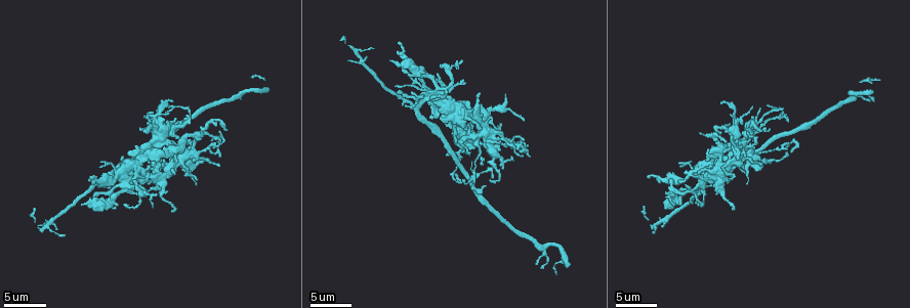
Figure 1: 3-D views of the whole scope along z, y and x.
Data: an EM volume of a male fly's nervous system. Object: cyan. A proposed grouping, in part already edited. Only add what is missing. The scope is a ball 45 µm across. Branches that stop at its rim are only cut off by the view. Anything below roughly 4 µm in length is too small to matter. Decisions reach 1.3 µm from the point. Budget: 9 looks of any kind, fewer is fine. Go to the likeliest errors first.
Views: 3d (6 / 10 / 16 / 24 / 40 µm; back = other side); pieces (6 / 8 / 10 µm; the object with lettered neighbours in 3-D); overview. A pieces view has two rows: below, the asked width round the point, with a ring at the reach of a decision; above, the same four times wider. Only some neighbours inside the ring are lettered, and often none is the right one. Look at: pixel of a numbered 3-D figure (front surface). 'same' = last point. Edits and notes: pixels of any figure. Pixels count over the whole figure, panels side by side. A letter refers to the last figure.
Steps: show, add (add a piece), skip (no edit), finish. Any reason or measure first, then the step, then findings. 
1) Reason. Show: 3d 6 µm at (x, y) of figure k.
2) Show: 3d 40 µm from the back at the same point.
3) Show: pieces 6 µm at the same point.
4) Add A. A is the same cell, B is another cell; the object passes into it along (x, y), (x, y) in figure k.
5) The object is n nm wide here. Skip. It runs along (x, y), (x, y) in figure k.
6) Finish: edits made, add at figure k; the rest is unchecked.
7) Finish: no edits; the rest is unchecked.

Tapers out. Show: pieces 10 µm at (529, 156) of figure 1.

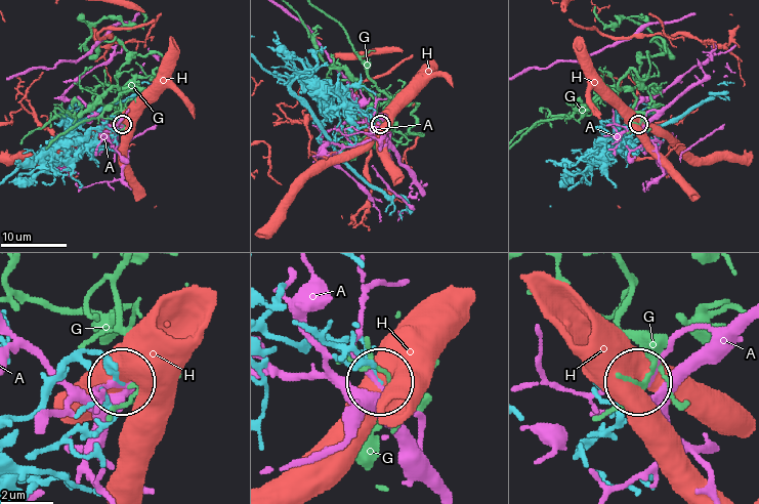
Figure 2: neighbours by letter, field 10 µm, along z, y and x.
Skip. A, G and H are other cells; none of them fits.

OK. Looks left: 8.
Thin end. Show: 3d 10 µm at (461, 183) of figure 1.

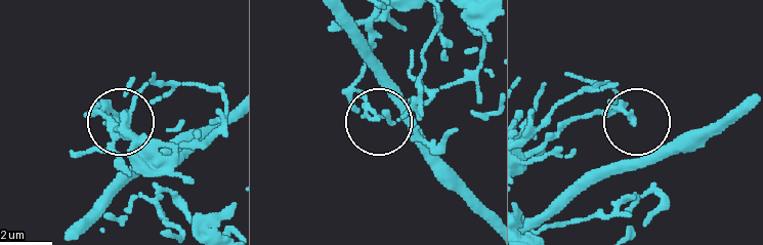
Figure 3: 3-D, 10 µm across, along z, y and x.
Show: pieces 10 µm at (376, 117) of figure 3.

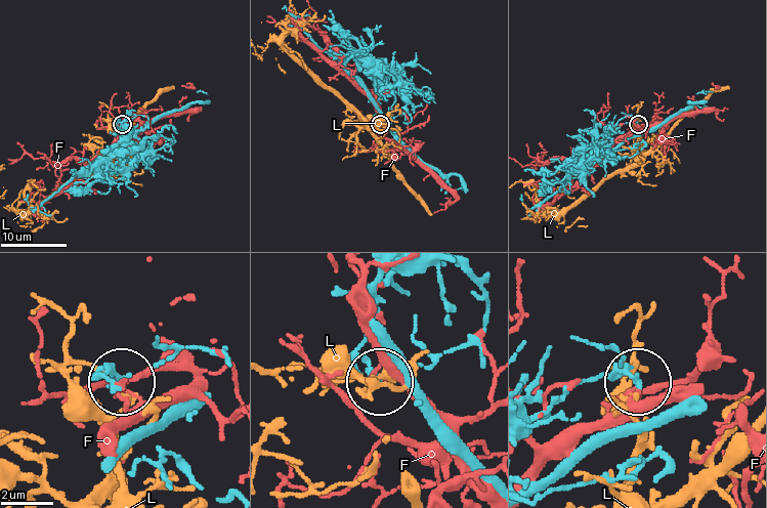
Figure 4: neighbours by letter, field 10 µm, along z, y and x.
Skip. F and L are other cells; no lettered piece goes on from it.

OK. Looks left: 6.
Thin end. Show: pieces 10 µm at (464, 83) of figure 1.

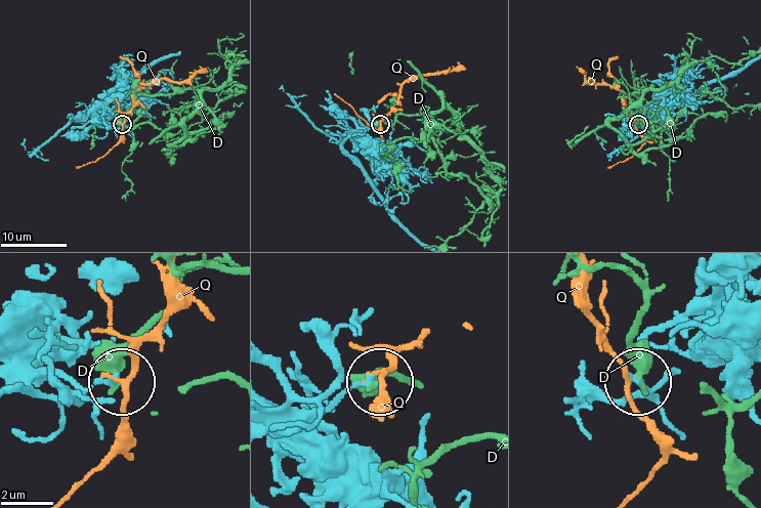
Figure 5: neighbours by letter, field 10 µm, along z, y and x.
The object is 170 nm wide here. Skip. D and Q are other cells; no lettered piece goes on from it.

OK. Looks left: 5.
Branch stops here. Show: pieces 8 µm at (400, 43) of figure 1.

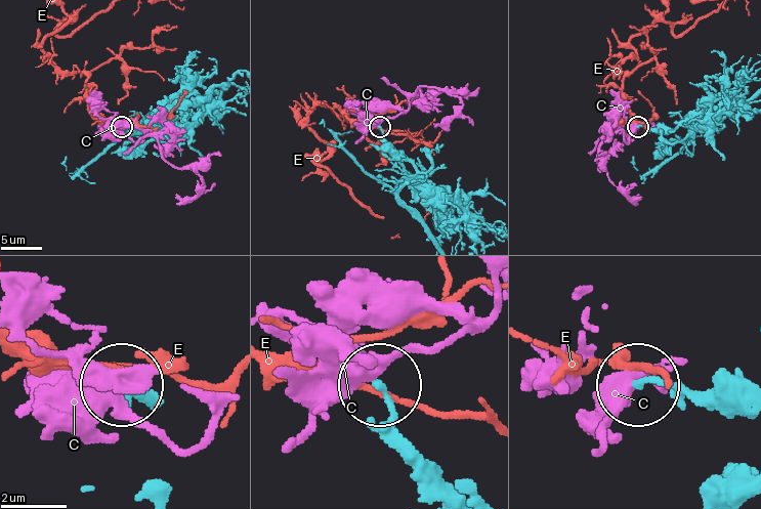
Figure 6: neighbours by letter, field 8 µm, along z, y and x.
Skip. C and E are other cells; it runs along (730, 391), (642, 382) in figure 6; none of them fits.

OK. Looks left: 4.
Finish: no edits; the rest is unchecked.

